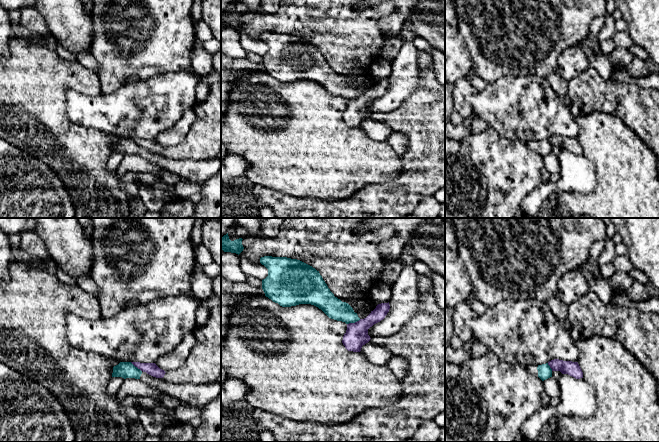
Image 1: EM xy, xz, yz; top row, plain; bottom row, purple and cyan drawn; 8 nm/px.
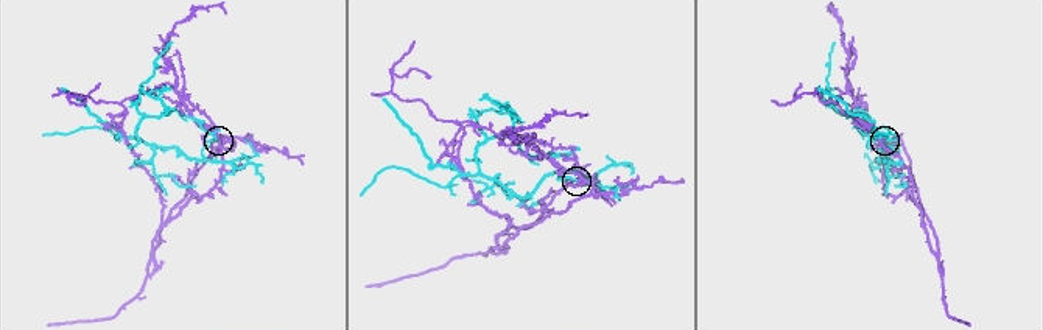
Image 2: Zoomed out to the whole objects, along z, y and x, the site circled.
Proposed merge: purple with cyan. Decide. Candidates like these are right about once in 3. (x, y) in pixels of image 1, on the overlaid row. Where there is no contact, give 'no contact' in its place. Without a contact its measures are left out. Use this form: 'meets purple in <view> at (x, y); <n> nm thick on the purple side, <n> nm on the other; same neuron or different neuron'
meets purple in xz at (353, 323); 180 nm thick on the purple side, 170 nm on the other; different neuron

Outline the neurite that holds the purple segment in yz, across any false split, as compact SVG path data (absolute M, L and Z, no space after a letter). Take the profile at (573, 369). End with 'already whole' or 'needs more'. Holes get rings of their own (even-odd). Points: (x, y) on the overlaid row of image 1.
M554 359L549 361L548 365L552 371L560 371L562 374L568 374L576 379L583 378L583 372L578 362Z | already whole

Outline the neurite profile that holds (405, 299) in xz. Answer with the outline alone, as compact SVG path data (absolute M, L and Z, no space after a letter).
M412 266L402 268L391 289L389 312L383 320L373 325L372 337L388 337L397 333L418 310L418 273Z

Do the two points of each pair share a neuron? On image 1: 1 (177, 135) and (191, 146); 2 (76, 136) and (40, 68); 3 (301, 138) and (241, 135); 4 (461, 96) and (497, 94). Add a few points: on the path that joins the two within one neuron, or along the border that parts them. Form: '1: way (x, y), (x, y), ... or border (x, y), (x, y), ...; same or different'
1: border (194, 119), (186, 137), (179, 143), (166, 148); different
2: way (59, 120), (40, 101), (40, 85); same
3: way (286, 137), (256, 135); same
4: border (477, 92), (467, 98), (473, 114); different

